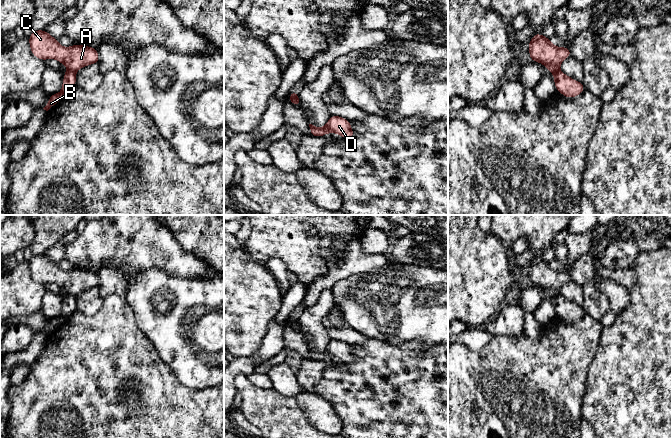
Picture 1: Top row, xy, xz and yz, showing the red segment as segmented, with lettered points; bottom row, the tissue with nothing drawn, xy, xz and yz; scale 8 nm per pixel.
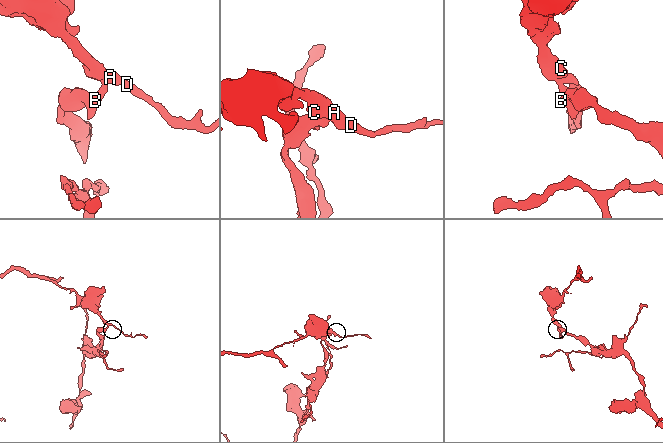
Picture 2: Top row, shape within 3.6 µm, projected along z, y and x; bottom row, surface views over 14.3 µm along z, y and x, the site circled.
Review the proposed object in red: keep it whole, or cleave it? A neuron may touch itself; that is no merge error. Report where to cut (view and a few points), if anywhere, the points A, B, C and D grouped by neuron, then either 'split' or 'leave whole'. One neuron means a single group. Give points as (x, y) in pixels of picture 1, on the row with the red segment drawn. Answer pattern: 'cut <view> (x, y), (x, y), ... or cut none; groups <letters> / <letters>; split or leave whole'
cut xy (67, 70), (74, 72); groups A C D / B; split

